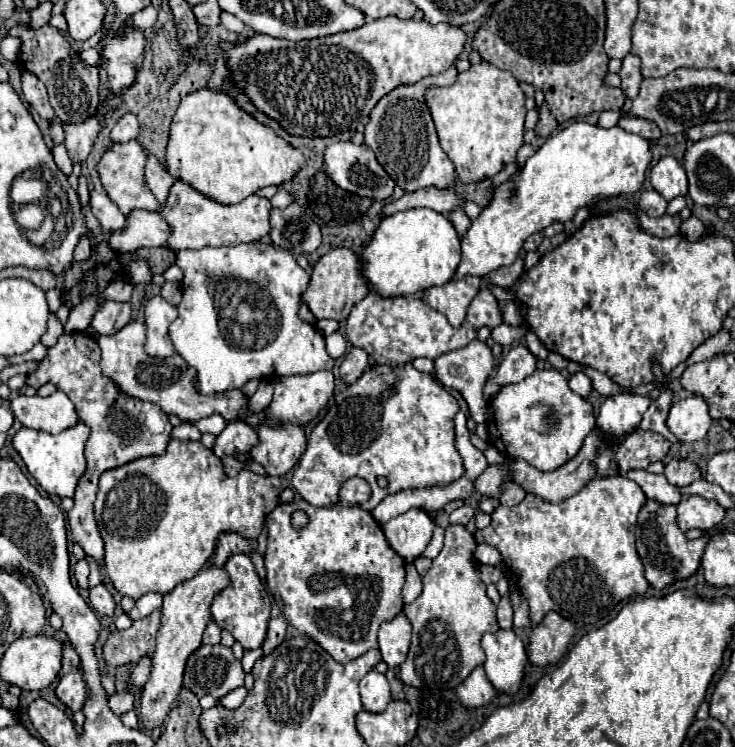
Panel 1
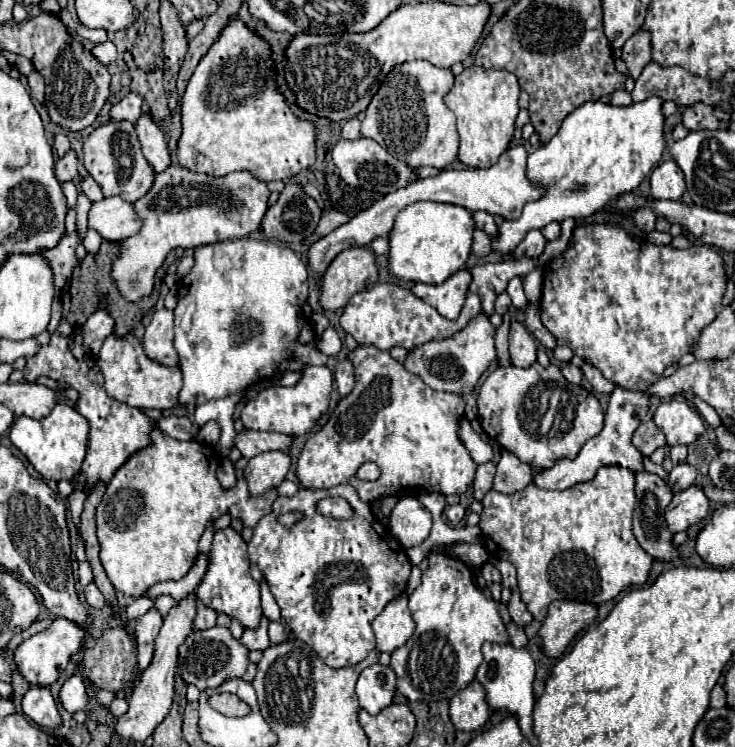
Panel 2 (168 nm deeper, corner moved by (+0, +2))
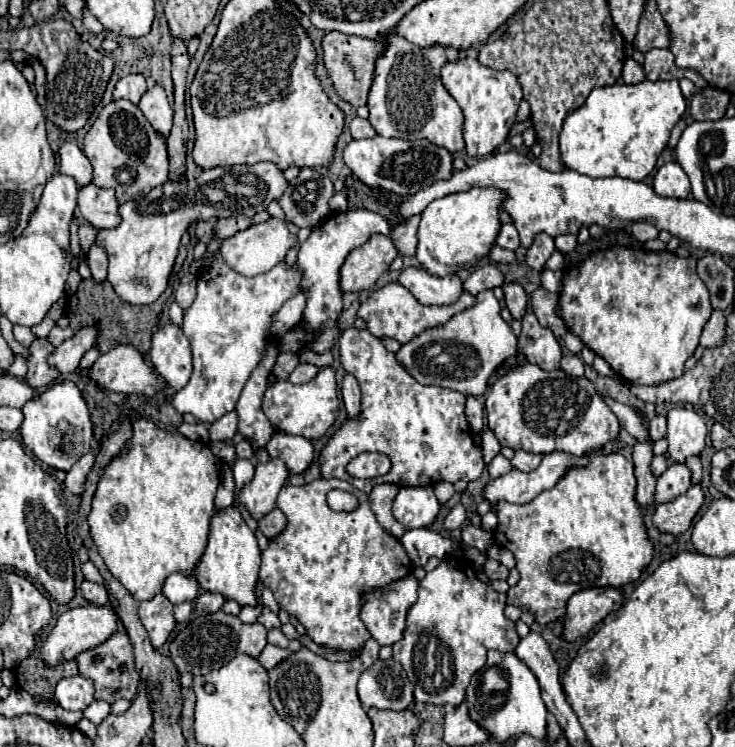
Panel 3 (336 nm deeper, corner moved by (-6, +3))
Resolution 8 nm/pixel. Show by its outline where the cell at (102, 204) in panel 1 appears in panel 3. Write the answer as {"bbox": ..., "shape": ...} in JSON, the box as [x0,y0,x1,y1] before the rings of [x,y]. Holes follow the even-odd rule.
{"bbox":[60,142,92,186],"shape":[[[64,142],[60,148],[60,172],[72,176],[78,186],[86,186],[92,182],[92,166],[84,152],[74,142]]]}

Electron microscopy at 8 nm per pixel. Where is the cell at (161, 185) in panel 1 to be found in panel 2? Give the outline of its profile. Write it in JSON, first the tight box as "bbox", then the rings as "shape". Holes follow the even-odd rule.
{"bbox":[136,113,170,173],"shape":[[[142,113],[136,121],[136,133],[142,145],[144,157],[150,161],[156,173],[162,173],[170,165],[170,153],[162,129],[154,123],[150,113]]]}

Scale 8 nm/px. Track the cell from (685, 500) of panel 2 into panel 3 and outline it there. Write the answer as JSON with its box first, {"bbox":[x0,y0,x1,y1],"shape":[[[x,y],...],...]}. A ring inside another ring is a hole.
{"bbox":[654,484,704,536],"shape":[[[696,484],[686,494],[678,496],[676,500],[656,504],[654,524],[660,532],[668,532],[674,536],[684,534],[690,528],[702,504],[704,504],[704,492],[702,492],[702,486]]]}

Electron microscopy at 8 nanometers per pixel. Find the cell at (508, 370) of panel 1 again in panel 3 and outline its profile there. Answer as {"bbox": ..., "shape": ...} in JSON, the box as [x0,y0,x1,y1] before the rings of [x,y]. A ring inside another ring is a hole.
{"bbox":[504,282,528,320],"shape":[[[506,282],[504,296],[506,296],[506,306],[508,306],[512,318],[522,320],[526,314],[526,306],[528,306],[528,296],[526,296],[524,288],[520,284],[508,284]]]}

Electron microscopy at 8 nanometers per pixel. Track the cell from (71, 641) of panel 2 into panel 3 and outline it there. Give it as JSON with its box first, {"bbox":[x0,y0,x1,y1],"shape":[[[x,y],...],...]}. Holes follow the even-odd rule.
{"bbox":[38,606,118,668],"shape":[[[80,606],[80,608],[66,610],[56,620],[56,626],[50,630],[50,634],[44,638],[38,658],[50,668],[62,662],[74,660],[80,652],[86,652],[102,644],[106,638],[110,638],[110,634],[116,630],[116,622],[118,622],[118,616],[110,608],[104,608],[104,606]]]}

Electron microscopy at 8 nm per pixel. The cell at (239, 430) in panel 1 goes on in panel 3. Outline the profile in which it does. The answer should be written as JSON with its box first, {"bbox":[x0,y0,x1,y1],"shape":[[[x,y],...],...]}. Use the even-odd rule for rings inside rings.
{"bbox":[266,432,314,474],"shape":[[[274,432],[266,444],[266,450],[272,458],[282,458],[290,466],[290,472],[298,474],[302,474],[308,468],[314,456],[310,440],[284,432]]]}

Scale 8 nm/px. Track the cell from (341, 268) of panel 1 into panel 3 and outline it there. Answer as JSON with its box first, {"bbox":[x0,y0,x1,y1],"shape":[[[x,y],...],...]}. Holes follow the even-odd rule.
{"bbox":[340,234,398,292],"shape":[[[376,234],[364,246],[354,248],[340,268],[340,290],[362,292],[374,288],[376,280],[390,268],[398,256],[390,236]]]}

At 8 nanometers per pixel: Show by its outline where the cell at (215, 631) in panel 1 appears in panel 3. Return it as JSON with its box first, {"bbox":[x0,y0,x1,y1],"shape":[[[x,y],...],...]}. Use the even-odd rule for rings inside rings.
{"bbox":[196,594,224,616],"shape":[[[200,594],[198,598],[196,598],[196,612],[198,614],[202,614],[202,616],[206,616],[206,614],[214,614],[214,612],[220,612],[222,610],[222,606],[224,606],[224,598],[220,596],[220,594]]]}

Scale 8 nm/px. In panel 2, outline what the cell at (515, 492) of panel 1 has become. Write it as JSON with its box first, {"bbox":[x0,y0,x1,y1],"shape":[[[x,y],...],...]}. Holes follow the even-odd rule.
{"bbox":[492,449,532,495],"shape":[[[504,449],[496,465],[492,487],[504,495],[512,495],[516,491],[522,491],[530,481],[532,481],[532,467],[522,463],[516,455]]]}

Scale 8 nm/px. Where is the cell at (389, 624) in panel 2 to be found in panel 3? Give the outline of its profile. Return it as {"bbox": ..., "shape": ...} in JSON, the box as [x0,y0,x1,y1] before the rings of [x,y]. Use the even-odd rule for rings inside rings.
{"bbox":[360,574,418,646],"shape":[[[410,574],[410,578],[392,582],[366,596],[360,618],[380,646],[392,646],[404,638],[406,616],[416,602],[416,590],[418,580]]]}

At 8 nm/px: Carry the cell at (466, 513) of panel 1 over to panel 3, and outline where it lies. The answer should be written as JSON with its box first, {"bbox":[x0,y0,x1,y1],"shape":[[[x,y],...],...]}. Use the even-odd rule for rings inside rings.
{"bbox":[444,504,466,530],"shape":[[[456,504],[456,506],[450,510],[450,514],[446,516],[444,526],[446,526],[448,530],[452,530],[452,528],[462,526],[462,522],[464,522],[464,520],[466,520],[466,508],[464,508],[462,504]]]}

